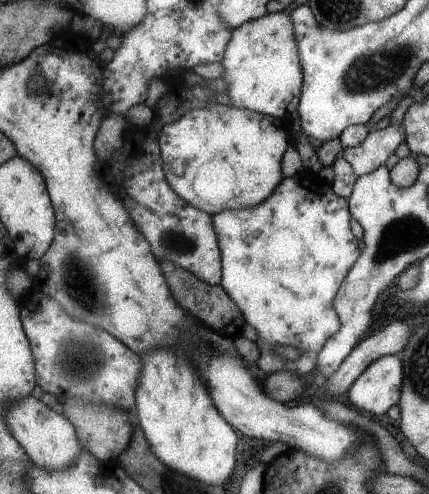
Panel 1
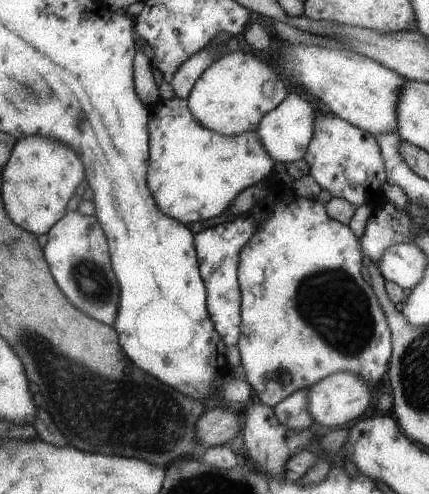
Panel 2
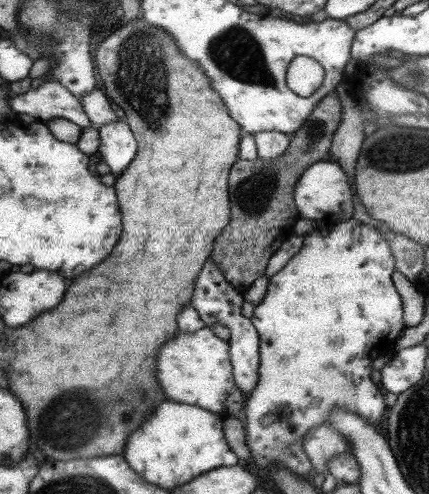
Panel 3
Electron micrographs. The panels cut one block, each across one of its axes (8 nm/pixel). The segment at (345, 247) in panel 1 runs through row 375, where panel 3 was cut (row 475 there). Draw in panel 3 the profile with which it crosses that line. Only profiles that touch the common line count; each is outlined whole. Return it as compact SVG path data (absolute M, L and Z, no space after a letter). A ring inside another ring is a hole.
M321 220L321 222L317 222L317 228L305 238L303 248L285 264L285 268L277 270L277 274L271 276L271 280L267 284L265 298L259 304L255 304L255 308L253 308L251 324L255 326L257 334L259 334L259 368L257 368L257 384L245 398L245 440L251 450L255 466L263 468L265 474L271 474L273 468L285 468L285 470L293 472L295 476L301 476L301 478L307 476L313 470L313 464L303 450L303 436L307 436L307 432L311 432L313 428L319 428L321 424L329 422L329 416L335 410L349 412L351 416L359 416L359 420L365 420L367 424L377 426L387 408L383 402L383 396L377 390L379 388L377 374L371 368L371 362L377 356L381 356L387 348L391 348L391 344L403 332L405 324L403 324L401 298L395 292L393 282L391 282L391 276L395 274L395 258L391 254L391 248L387 246L387 242L377 232L379 232L377 228L373 228L369 224L359 224L359 222L353 224L353 220L341 220L341 222L339 220Z

